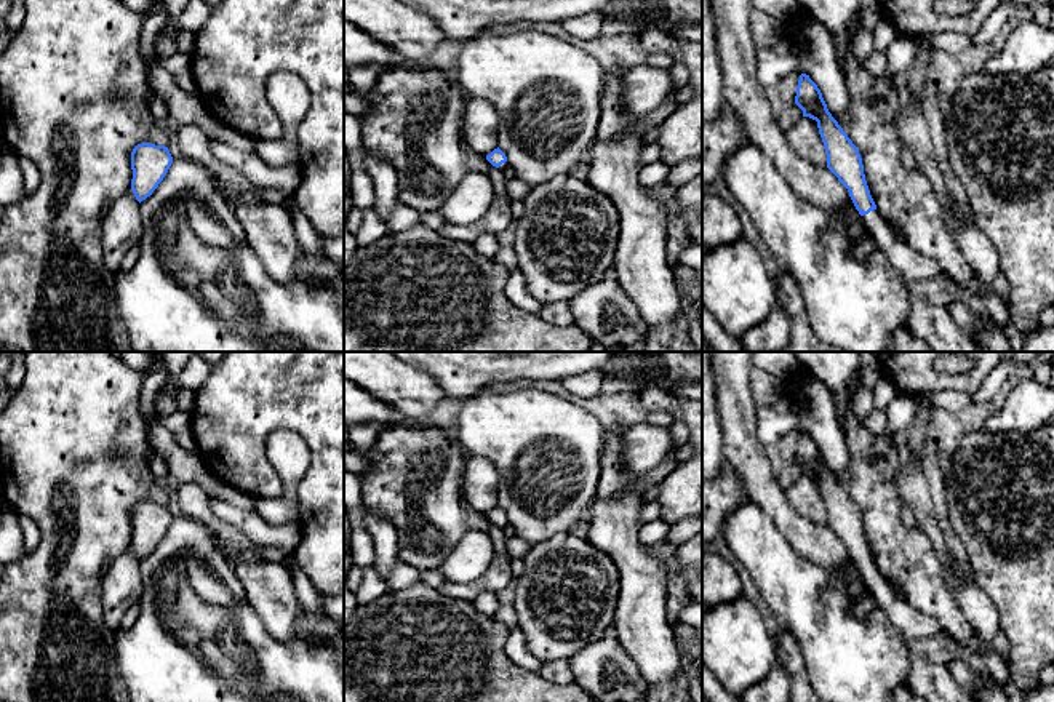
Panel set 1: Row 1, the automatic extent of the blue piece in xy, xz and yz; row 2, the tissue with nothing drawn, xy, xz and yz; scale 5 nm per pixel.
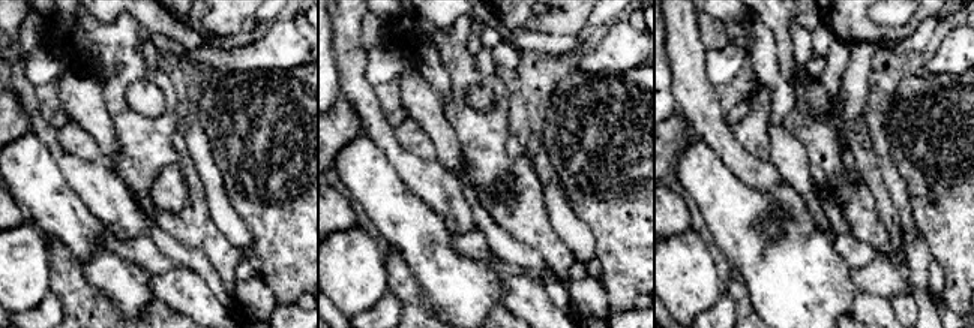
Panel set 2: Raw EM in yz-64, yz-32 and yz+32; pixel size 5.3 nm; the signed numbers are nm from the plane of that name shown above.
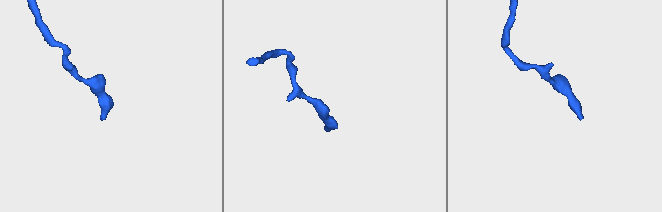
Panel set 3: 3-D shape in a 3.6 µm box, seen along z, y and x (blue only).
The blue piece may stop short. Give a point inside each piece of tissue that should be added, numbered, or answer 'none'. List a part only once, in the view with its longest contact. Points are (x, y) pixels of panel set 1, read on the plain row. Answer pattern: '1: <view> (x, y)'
1: yz (914, 624)

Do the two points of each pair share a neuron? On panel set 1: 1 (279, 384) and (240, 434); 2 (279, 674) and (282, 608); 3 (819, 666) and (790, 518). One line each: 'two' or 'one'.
1: one
2: two
3: two

